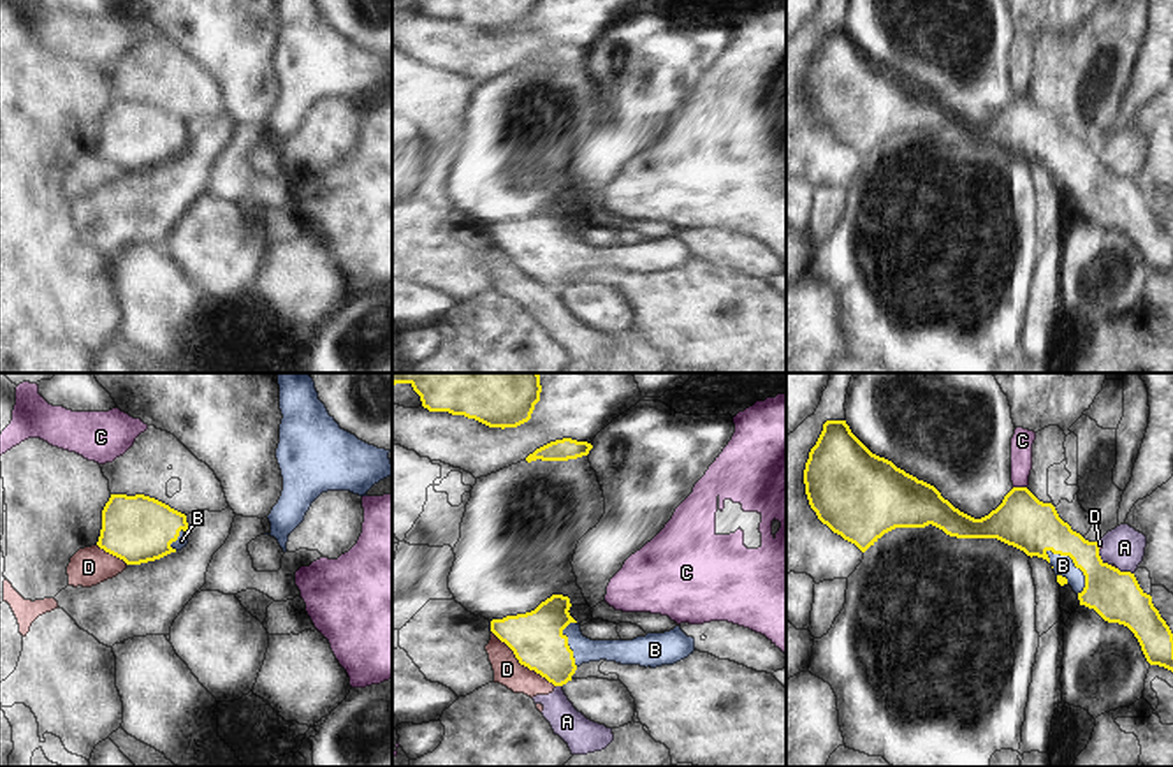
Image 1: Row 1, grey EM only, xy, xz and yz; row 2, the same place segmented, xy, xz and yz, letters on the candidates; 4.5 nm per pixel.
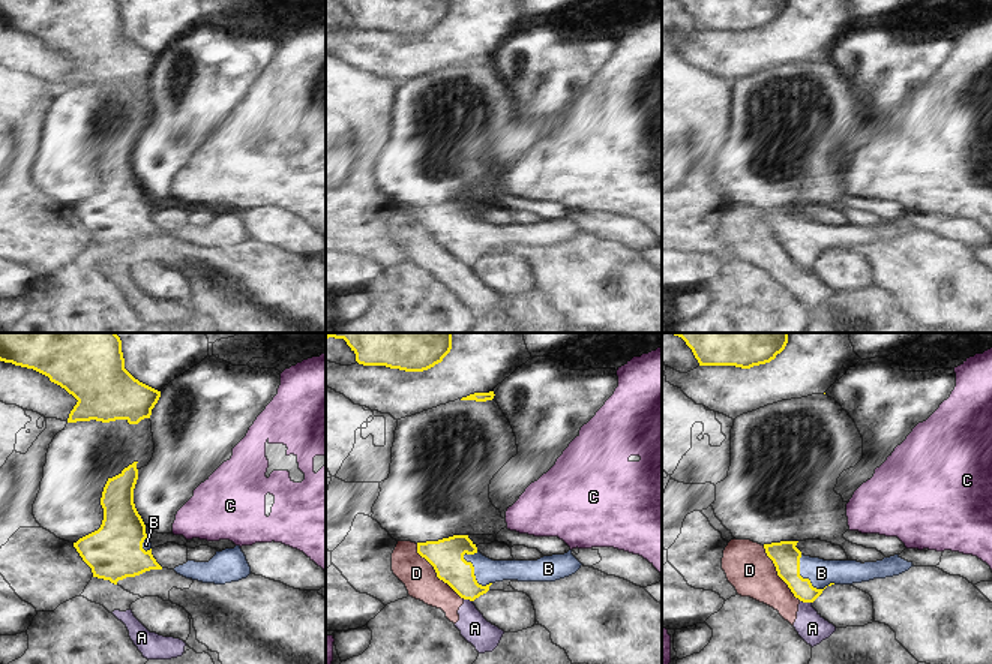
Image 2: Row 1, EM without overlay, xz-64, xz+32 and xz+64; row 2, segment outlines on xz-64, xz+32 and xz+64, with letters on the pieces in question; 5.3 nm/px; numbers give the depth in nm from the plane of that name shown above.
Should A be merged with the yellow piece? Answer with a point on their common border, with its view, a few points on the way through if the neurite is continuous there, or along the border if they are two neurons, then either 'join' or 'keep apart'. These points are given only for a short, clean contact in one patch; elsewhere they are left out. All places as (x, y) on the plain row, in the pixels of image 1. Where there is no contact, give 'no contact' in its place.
meets yellow in yz at (1101, 166); border along yz (1098, 157), (1110, 171); keep apart

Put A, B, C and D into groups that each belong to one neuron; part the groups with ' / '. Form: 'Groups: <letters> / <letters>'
Groups: A D / B / C

